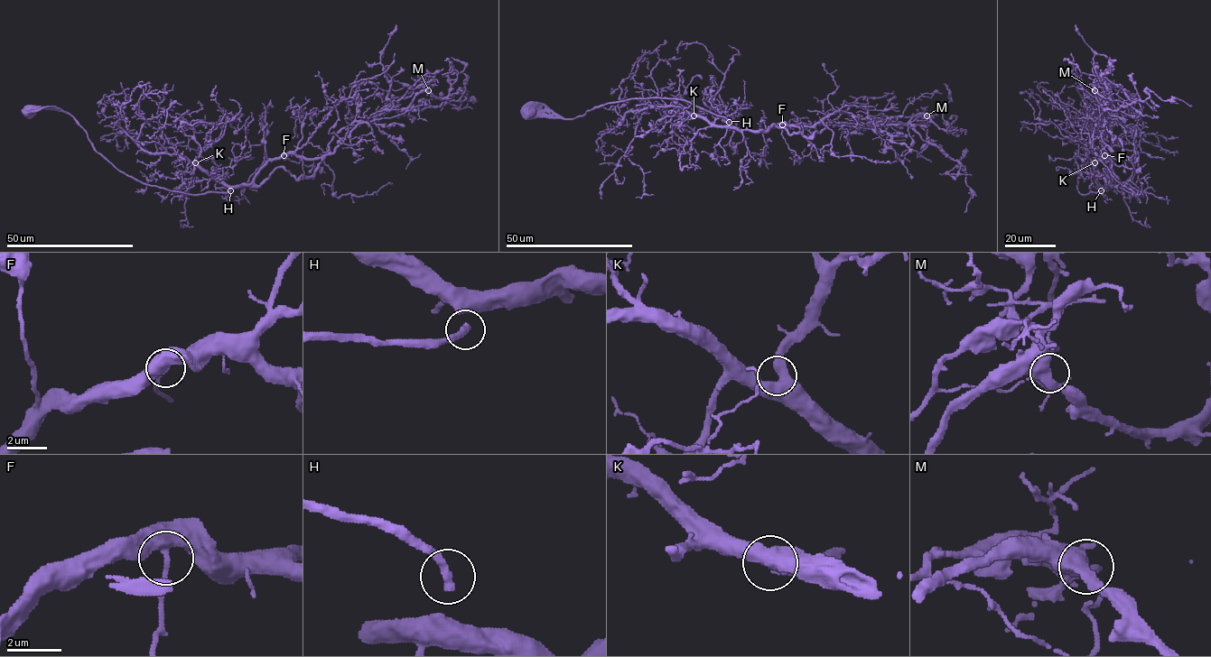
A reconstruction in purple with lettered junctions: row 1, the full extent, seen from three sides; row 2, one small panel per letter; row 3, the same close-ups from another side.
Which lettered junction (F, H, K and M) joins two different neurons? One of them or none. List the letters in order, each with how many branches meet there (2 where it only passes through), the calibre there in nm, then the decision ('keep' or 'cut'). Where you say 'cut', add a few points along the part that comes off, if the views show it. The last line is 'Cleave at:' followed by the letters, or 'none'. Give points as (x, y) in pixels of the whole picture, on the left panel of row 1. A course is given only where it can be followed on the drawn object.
F: branches 2; calibre 440 nm; keep
H: branches 1; calibre 380 nm; keep
K: branches 2; calibre 550 nm; keep
M: branches 2; calibre 550 nm; keep
Cleave at: none

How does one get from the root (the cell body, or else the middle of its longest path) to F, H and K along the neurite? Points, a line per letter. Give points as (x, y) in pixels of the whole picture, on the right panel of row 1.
F: (1090, 111), (1096, 109), (1098, 120), (1078, 176), (1081, 194), (1098, 192), (1109, 185), (1110, 161), (1104, 155)
H: (1090, 111), (1087, 109), (1096, 109), (1098, 120), (1078, 176), (1077, 189), (1084, 195), (1101, 191)
K: (1090, 111), (1087, 109), (1096, 109), (1098, 120), (1078, 176), (1081, 194), (1104, 188), (1104, 180), (1094, 162)

